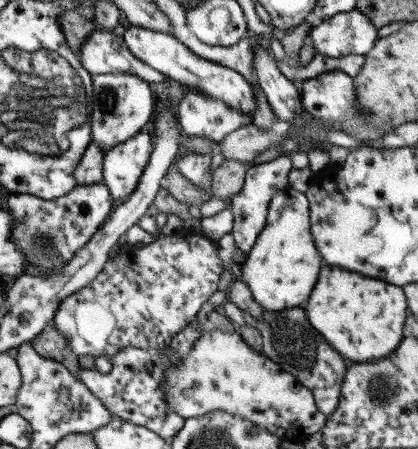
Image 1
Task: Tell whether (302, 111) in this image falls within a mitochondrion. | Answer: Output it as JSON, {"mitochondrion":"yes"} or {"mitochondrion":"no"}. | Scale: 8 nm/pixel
{"mitochondrion":"no"}

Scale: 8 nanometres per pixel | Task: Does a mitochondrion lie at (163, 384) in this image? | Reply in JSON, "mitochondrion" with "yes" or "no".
{"mitochondrion":"no"}

